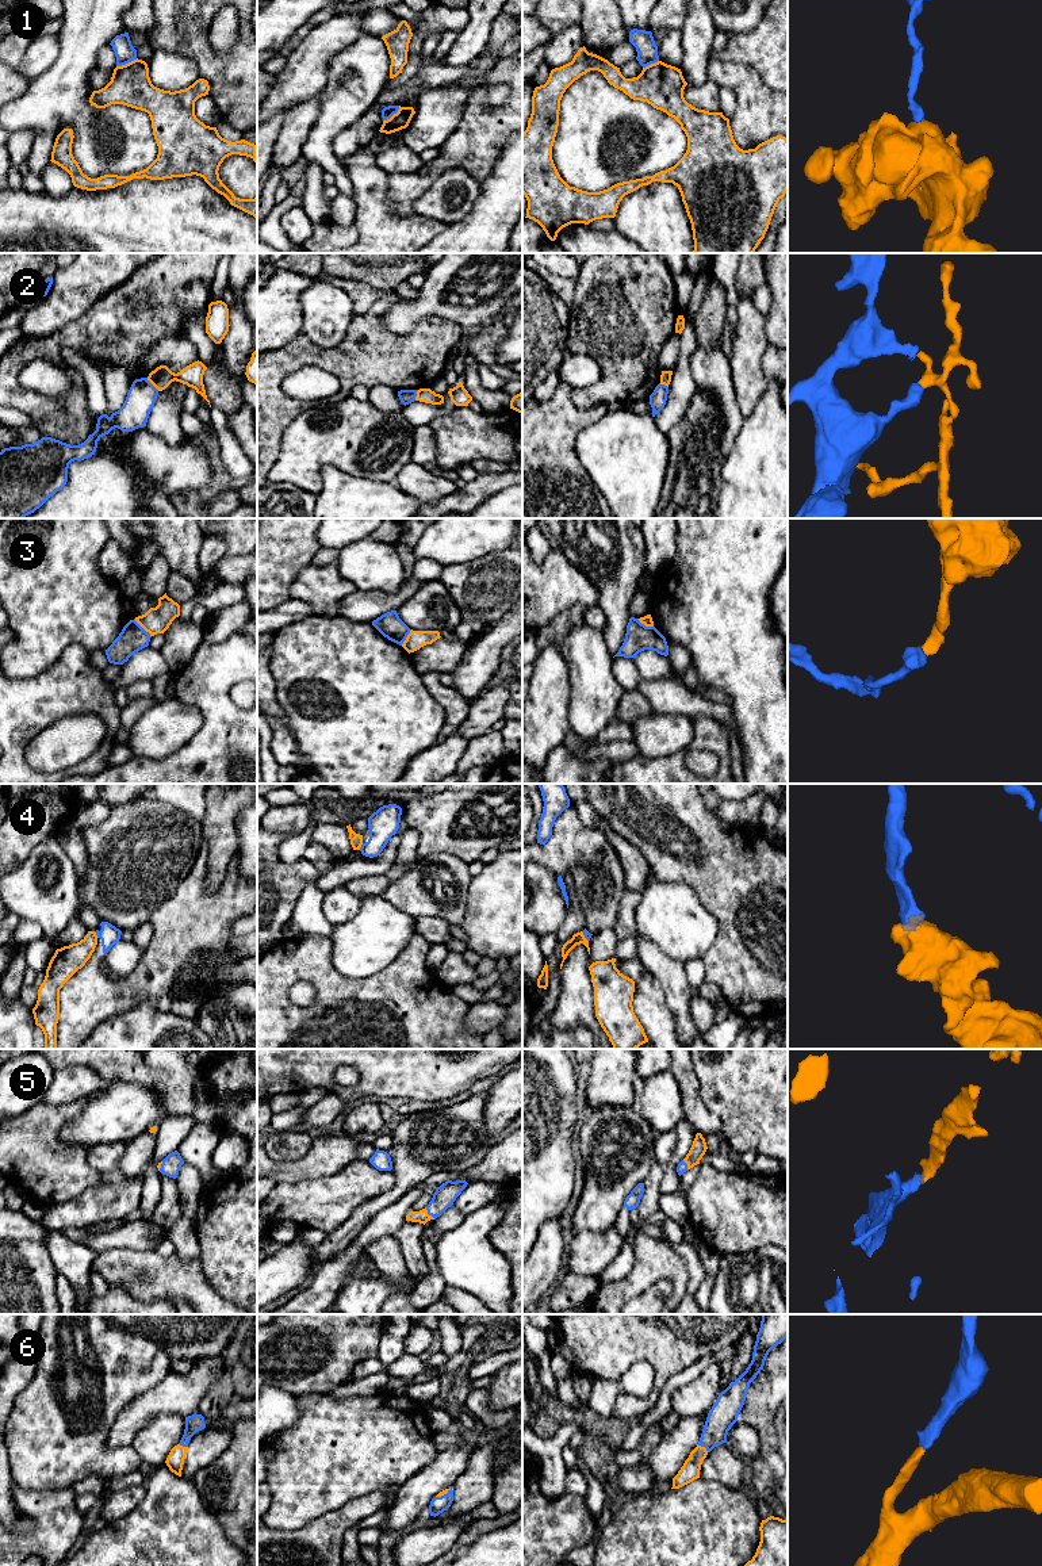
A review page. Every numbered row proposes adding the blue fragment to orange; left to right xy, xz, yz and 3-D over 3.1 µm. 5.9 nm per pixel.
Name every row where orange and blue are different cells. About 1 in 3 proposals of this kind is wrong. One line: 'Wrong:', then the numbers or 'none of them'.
Wrong: 1, 2, 3, 4

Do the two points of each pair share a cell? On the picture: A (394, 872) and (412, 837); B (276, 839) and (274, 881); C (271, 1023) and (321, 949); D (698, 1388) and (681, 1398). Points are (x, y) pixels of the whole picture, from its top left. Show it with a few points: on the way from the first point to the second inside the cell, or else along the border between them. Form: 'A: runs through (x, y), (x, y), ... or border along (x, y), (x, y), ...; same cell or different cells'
A: runs through (402, 864), (409, 845); same cell
B: border along (280, 861), (271, 868); different cells
C: runs through (271, 1003), (271, 994), (301, 964); same cell
D: runs through (694, 1392), (685, 1398); same cell

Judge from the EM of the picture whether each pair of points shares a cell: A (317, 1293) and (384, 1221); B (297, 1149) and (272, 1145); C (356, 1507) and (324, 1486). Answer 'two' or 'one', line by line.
A: one
B: one
C: two

